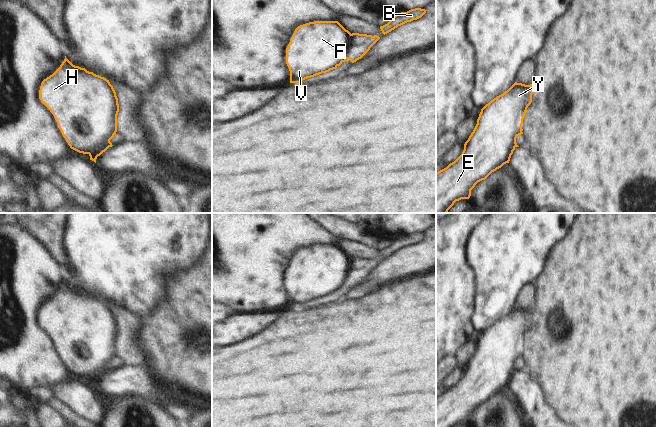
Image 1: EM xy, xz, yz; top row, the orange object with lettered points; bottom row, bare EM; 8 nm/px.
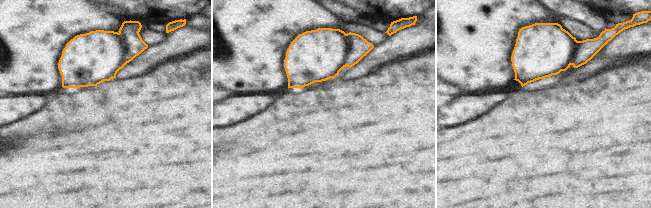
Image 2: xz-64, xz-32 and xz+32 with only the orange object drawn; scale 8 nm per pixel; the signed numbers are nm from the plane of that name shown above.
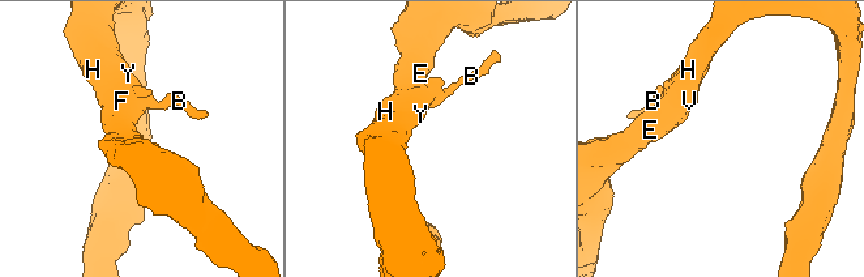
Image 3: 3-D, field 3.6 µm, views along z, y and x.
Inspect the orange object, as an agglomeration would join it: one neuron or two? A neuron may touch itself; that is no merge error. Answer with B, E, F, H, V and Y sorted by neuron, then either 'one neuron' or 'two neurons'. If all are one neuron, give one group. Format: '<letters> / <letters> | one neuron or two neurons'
B / E F H V Y | two neurons

